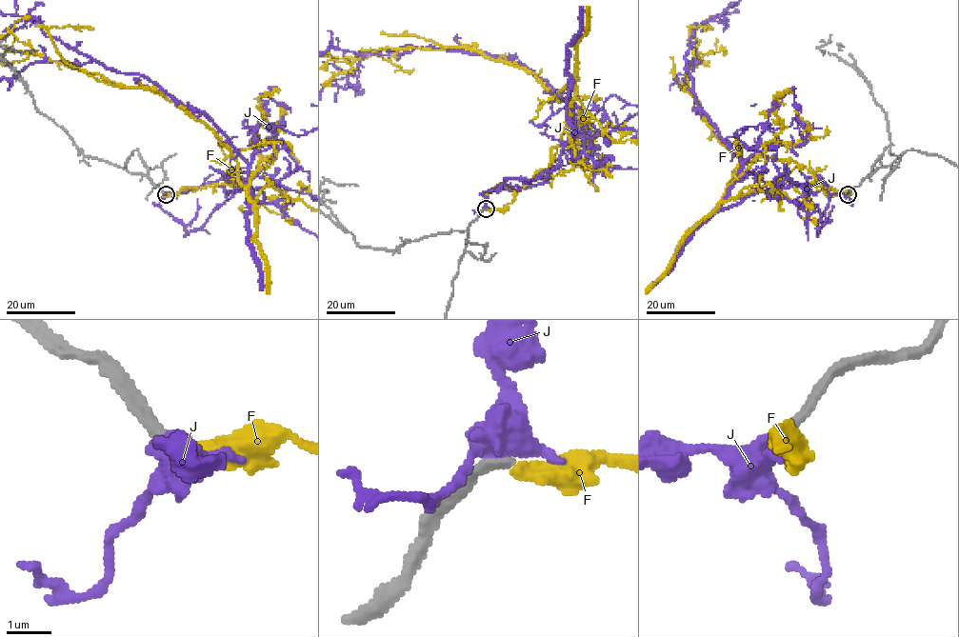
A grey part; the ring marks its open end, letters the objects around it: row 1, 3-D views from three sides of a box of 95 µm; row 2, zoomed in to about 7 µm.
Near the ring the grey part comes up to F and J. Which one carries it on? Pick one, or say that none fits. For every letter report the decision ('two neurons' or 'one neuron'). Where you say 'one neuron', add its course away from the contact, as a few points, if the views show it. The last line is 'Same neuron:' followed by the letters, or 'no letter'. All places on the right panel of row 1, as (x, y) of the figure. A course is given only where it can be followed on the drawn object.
F: two neurons
J: two neurons
Same neuron: no letter

